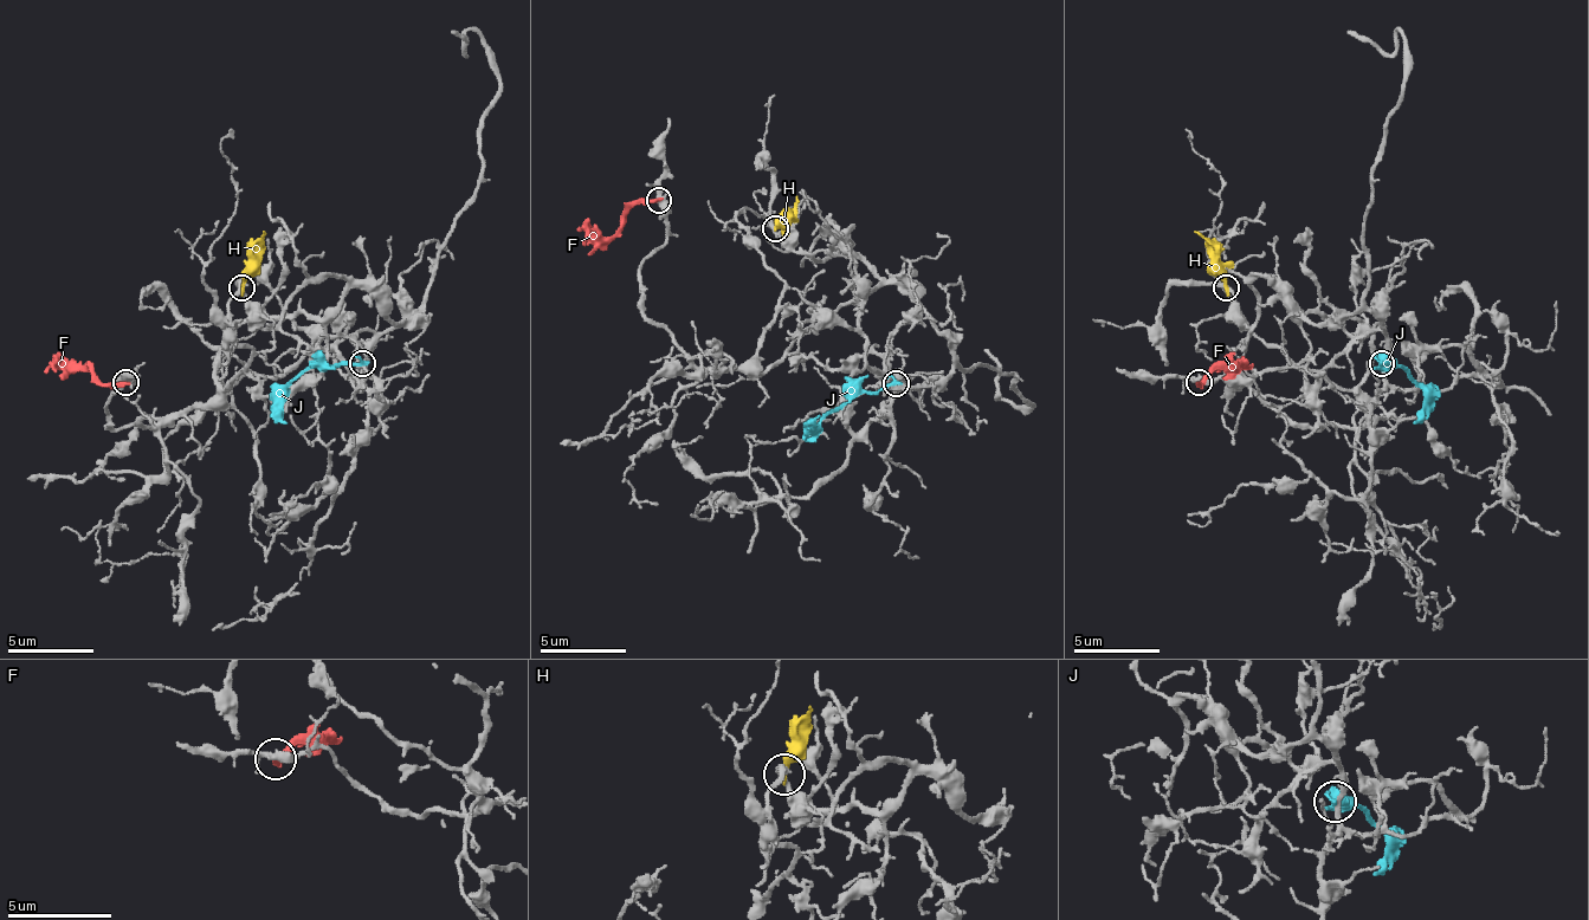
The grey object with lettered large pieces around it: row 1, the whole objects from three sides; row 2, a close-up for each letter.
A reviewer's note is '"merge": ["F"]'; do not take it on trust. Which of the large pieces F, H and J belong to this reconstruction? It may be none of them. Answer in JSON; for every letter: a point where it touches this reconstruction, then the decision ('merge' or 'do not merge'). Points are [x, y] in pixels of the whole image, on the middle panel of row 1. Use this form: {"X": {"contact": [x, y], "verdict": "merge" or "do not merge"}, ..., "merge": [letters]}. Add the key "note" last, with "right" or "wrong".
{"F": {"contact": [659, 200], "verdict": "do not merge"}, "H": {"contact": [775, 228], "verdict": "do not merge"}, "J": {"contact": [896, 383], "verdict": "do not merge"}, "merge": [], "note": "wrong"}

